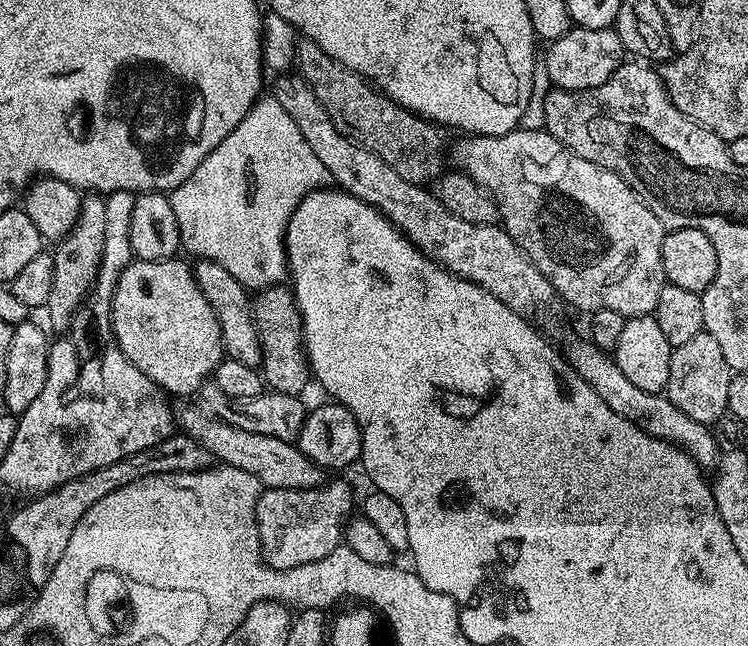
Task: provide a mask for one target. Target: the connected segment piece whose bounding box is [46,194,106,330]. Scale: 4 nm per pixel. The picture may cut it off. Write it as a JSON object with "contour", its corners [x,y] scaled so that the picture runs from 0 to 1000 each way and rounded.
{"contour":[[[118,300],[107,311],[104,344],[74,379],[75,390],[68,392],[72,406],[72,437],[67,440],[67,461],[61,472],[64,495],[72,506],[88,511],[102,491],[102,483],[112,469],[112,460],[123,450],[128,437],[131,412],[136,406],[136,379],[142,362],[140,305],[134,300]]]}

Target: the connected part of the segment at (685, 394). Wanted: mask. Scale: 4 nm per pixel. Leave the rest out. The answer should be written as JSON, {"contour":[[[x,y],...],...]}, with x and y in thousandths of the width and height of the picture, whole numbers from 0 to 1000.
{"contour":[[[939,512],[900,540],[896,582],[888,607],[914,641],[921,641],[928,652],[951,658],[972,636],[977,584],[977,570],[967,553],[961,531],[952,517]]]}

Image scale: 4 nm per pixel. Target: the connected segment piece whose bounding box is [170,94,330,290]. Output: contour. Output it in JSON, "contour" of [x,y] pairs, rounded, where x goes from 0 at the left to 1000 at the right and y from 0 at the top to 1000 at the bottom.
{"contour":[[[349,147],[318,195],[297,220],[291,220],[275,245],[270,245],[265,263],[259,263],[249,282],[230,293],[227,308],[233,319],[233,337],[238,337],[245,389],[302,412],[302,418],[307,418],[307,424],[313,424],[313,430],[318,430],[318,437],[333,449],[378,441],[386,432],[380,364],[388,337],[406,303],[434,289],[440,279],[436,257],[430,257],[425,238],[414,232],[393,183],[372,164],[368,149]]]}

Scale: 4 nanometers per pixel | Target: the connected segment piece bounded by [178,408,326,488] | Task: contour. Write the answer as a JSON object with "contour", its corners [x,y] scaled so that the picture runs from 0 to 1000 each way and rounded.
{"contour":[[[251,632],[242,644],[239,639],[239,661],[242,656],[246,661],[242,664],[270,689],[279,707],[289,711],[290,706],[295,720],[340,734],[340,740],[345,740],[353,755],[422,755],[434,748],[434,726],[409,709],[409,703],[404,703],[401,692],[392,683],[366,678],[361,672],[334,672],[334,666],[324,666],[317,656],[303,656],[301,650],[267,638]]]}

